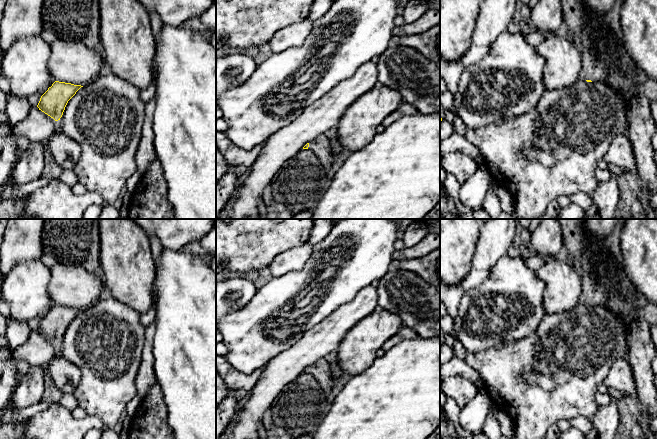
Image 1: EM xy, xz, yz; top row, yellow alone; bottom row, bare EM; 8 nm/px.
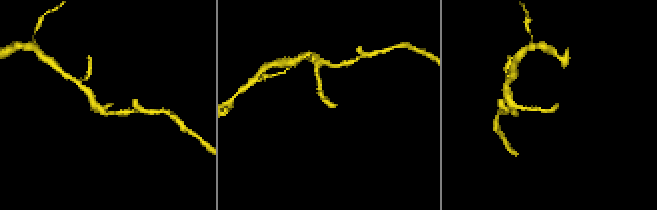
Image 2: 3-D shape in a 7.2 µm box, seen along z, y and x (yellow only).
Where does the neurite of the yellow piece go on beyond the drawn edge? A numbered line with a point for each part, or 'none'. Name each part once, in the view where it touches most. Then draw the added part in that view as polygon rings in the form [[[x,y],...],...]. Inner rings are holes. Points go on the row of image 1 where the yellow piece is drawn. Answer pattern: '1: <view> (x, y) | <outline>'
1: yz (592, 69) | [[[583,47],[582,54],[582,70],[580,72],[580,79],[591,80],[592,82],[603,81],[607,75],[607,69],[601,63],[597,55],[589,48]]]

